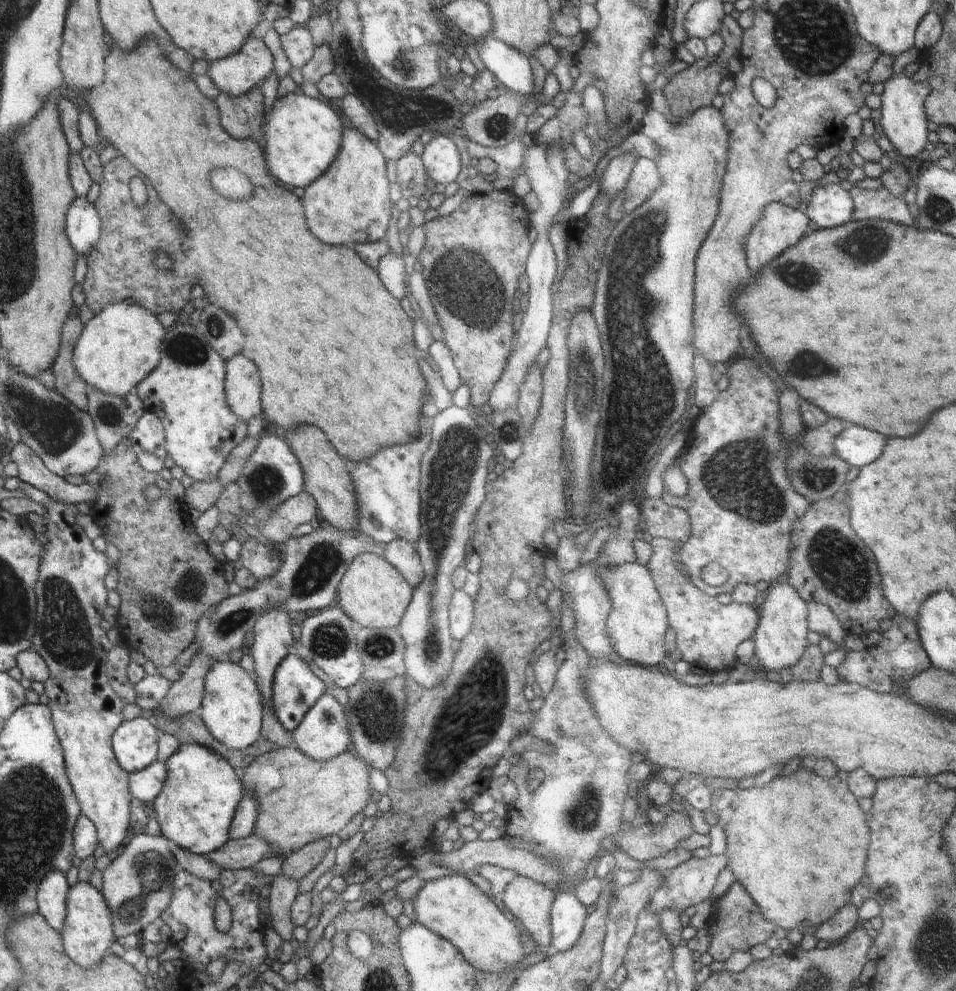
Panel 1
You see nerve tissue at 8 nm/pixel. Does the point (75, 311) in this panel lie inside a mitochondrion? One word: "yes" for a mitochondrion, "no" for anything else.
no

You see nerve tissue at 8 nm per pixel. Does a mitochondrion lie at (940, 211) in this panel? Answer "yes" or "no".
yes

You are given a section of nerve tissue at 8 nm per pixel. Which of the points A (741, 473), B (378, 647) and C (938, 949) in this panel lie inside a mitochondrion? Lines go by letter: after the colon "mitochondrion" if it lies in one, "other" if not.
A: mitochondrion
B: mitochondrion
C: mitochondrion

